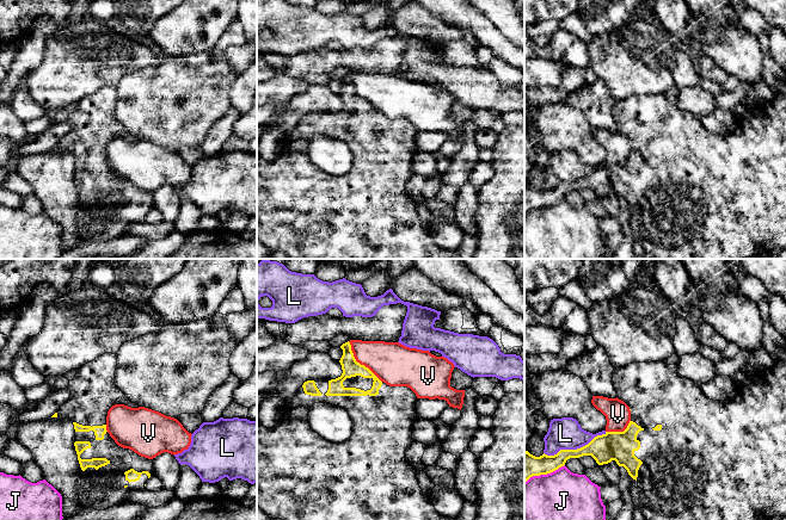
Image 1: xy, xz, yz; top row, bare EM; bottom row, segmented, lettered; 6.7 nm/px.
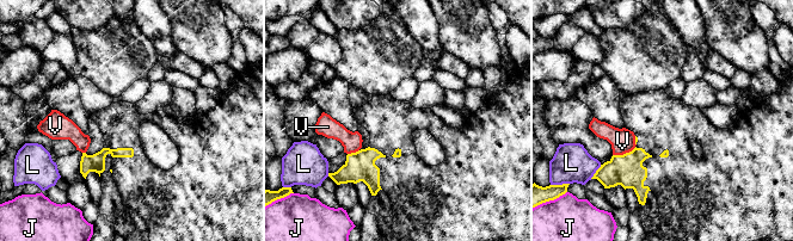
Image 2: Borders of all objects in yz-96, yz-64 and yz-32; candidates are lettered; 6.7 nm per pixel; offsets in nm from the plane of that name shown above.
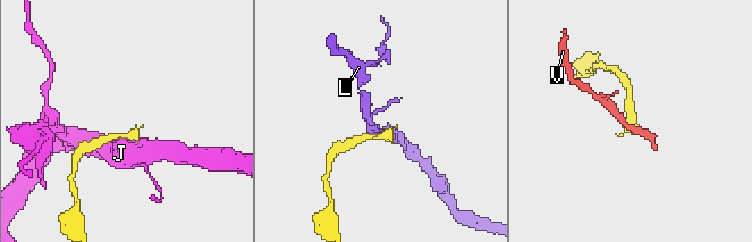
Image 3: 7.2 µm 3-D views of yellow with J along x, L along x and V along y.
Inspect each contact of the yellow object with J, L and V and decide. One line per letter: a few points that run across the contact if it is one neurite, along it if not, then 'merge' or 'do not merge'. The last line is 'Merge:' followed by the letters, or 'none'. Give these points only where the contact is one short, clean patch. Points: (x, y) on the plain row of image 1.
J: do not merge
L: do not merge
V: do not merge
Merge: none

